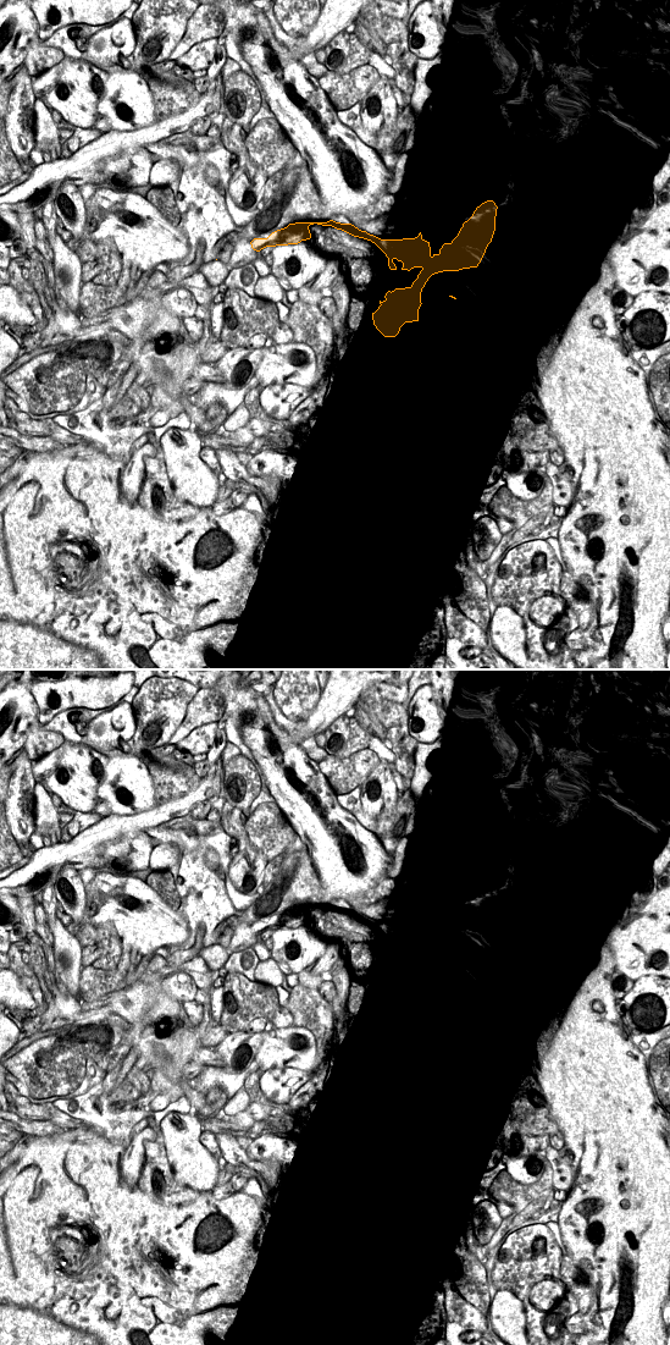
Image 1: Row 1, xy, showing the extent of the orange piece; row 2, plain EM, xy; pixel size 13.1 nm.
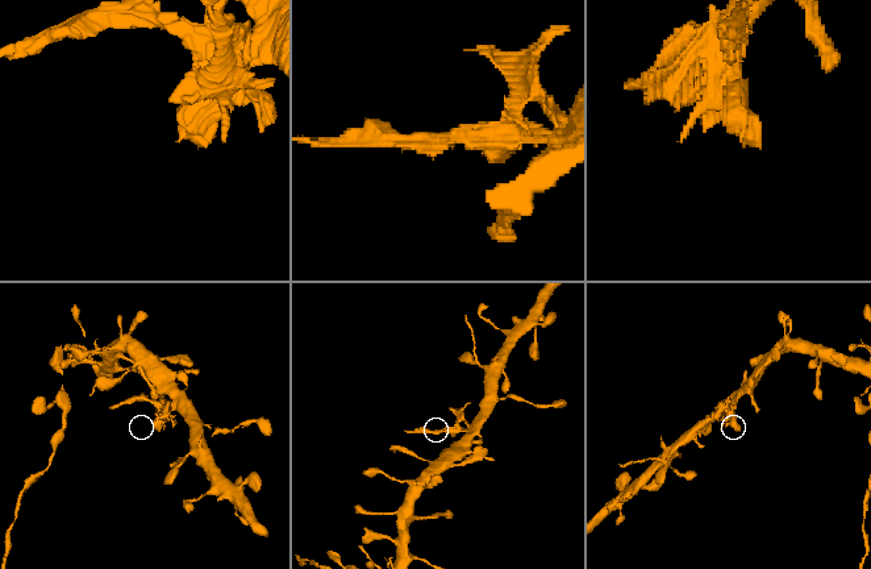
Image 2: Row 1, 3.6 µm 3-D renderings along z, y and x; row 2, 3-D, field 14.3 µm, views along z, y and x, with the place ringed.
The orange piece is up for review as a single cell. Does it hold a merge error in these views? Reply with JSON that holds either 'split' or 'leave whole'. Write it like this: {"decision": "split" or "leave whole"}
{"decision": "split"}

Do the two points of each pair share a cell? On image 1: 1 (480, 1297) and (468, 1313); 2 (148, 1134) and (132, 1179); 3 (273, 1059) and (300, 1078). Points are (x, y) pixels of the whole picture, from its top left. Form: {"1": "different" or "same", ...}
{"1": "different", "2": "same", "3": "different"}

